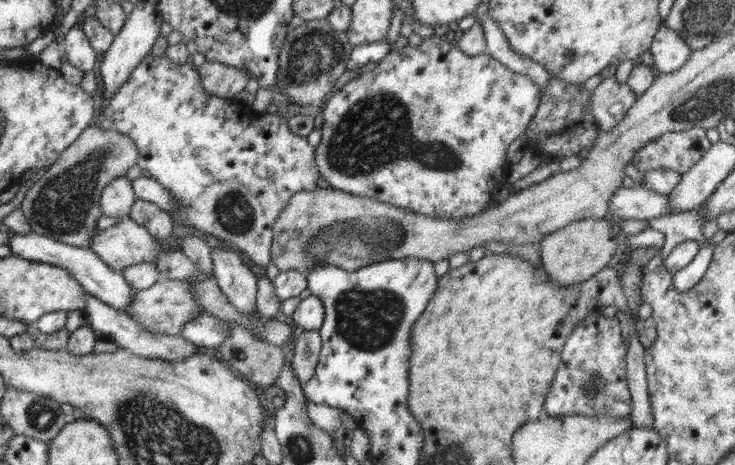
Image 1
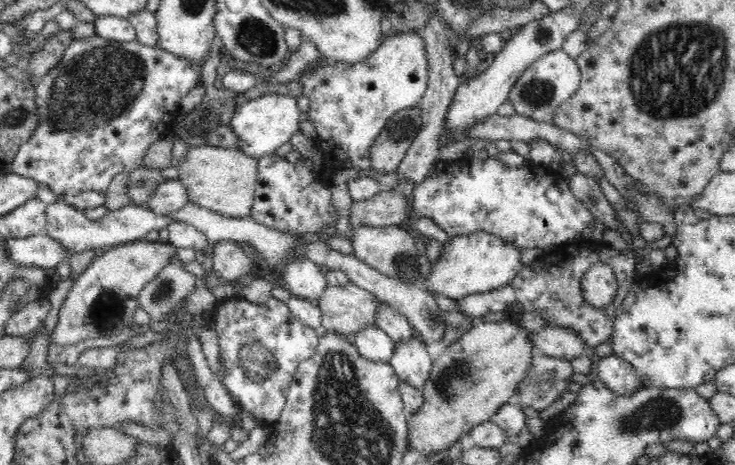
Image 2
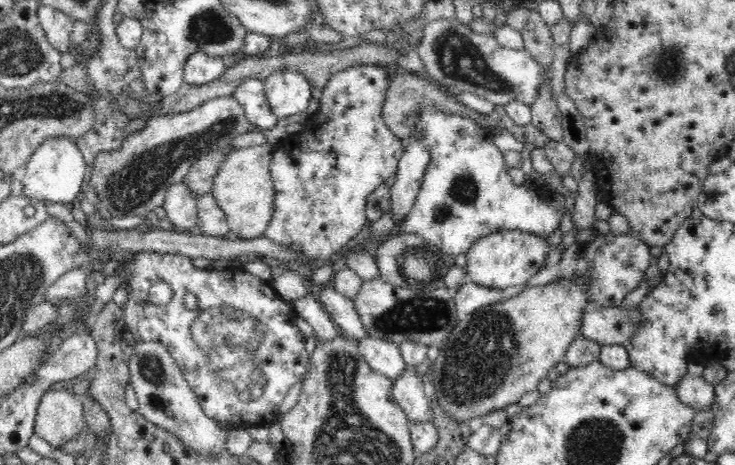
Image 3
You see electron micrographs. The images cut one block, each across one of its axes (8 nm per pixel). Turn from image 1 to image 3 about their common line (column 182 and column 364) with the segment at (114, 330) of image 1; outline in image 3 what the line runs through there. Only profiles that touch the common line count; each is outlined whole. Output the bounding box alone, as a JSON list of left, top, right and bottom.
[357,336,406,381]

